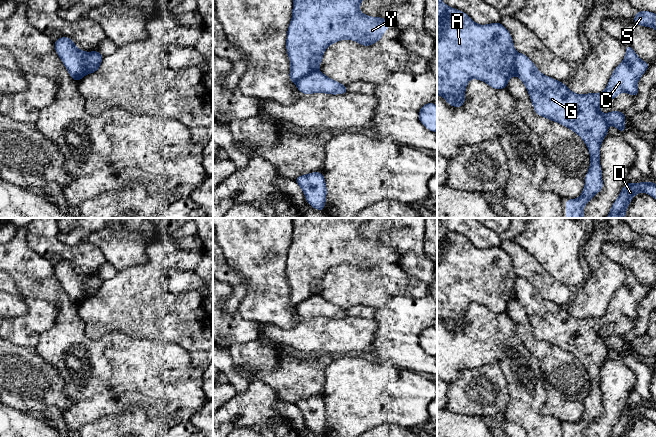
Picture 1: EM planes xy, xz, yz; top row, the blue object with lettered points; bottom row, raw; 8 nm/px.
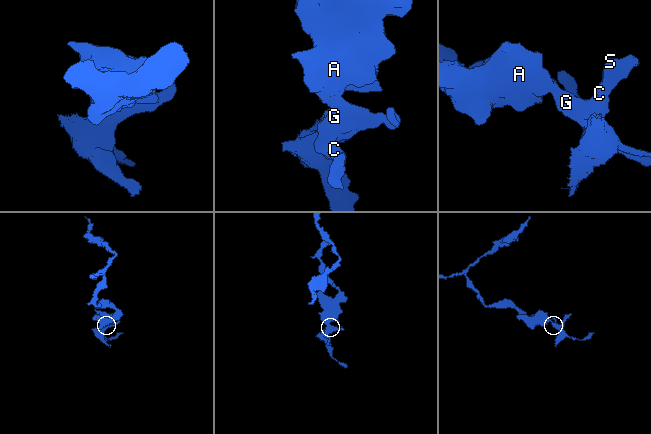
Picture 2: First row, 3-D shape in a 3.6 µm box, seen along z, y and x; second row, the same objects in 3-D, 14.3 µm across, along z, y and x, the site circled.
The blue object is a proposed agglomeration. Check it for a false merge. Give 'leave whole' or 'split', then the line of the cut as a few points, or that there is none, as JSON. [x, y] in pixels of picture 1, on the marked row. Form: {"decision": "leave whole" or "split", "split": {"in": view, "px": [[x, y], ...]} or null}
{"decision": "split", "split": {"in": "xz", "px": [[317, 69], [303, 75], [294, 82]]}}

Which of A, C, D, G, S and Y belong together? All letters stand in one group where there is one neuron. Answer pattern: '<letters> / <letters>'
A Y / C D G S

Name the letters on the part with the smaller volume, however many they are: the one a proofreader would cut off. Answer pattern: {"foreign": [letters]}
{"foreign": ["C", "D", "G", "S"]}

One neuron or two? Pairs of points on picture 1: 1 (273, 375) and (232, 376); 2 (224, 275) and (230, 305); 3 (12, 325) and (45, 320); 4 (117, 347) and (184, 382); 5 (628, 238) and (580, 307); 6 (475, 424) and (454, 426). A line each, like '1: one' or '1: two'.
1: two
2: one
3: one
4: one
5: one
6: one

